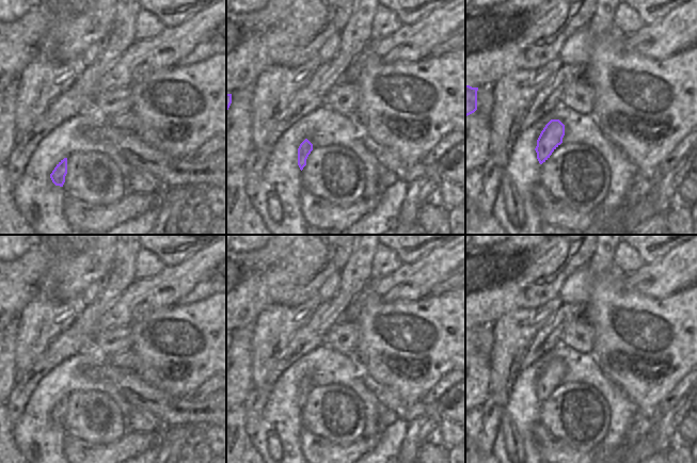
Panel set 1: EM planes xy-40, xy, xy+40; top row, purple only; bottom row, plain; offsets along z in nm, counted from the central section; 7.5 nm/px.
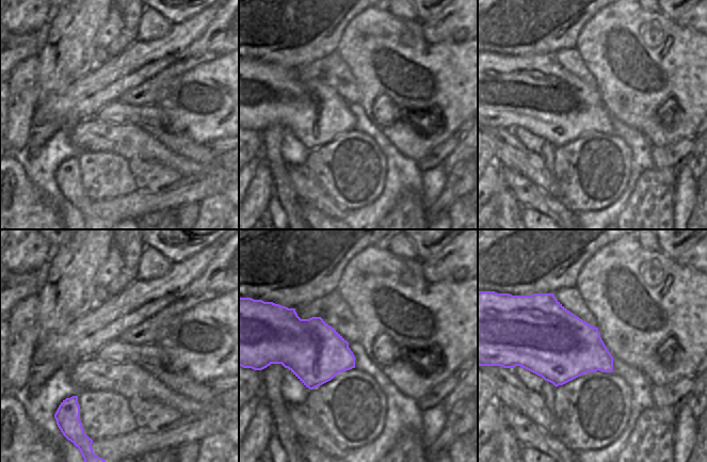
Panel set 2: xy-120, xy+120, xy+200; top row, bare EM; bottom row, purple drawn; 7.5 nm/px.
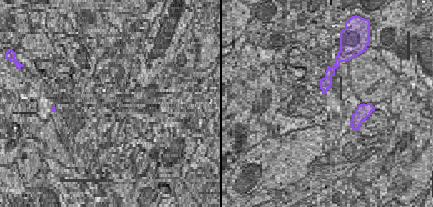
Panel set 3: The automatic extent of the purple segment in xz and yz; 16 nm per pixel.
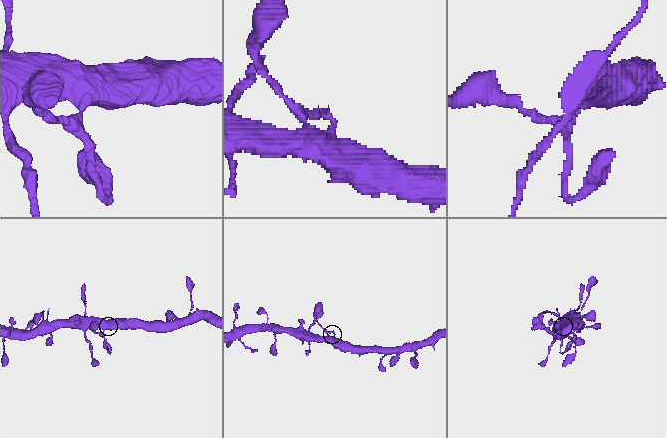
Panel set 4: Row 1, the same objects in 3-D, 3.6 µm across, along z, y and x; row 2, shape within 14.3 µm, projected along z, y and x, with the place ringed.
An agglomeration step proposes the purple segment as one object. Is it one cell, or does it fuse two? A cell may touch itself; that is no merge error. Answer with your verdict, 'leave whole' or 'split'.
leave whole

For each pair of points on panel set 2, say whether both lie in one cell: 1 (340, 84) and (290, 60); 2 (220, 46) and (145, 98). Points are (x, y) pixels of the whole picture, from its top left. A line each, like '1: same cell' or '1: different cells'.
1: different cells
2: same cell

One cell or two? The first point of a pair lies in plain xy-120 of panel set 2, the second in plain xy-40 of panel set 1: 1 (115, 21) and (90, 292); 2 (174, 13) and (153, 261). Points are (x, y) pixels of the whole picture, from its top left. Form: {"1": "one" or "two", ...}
{"1": "two", "2": "two"}

